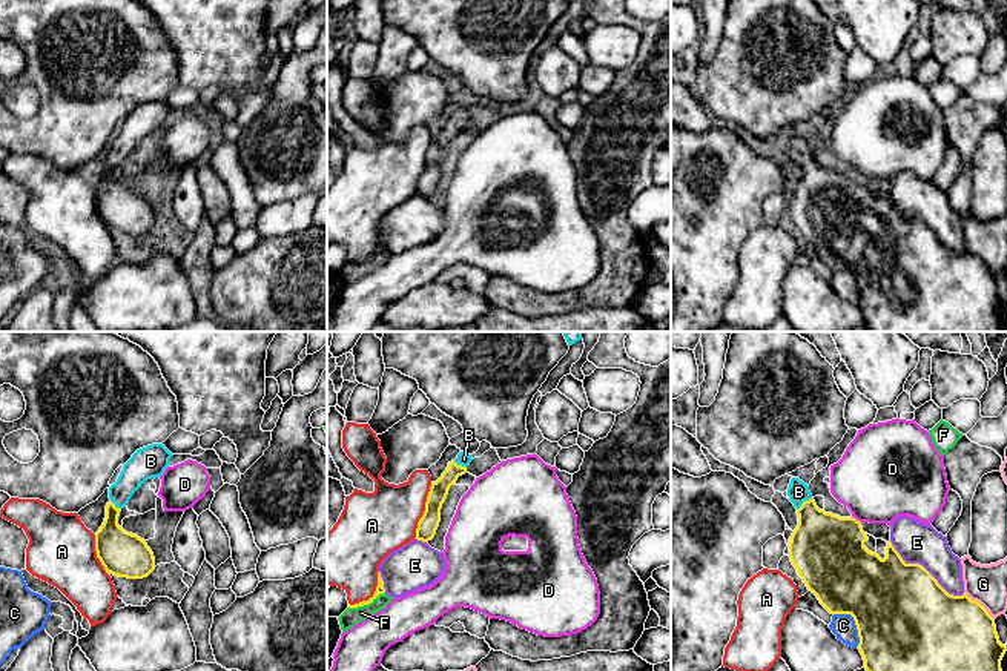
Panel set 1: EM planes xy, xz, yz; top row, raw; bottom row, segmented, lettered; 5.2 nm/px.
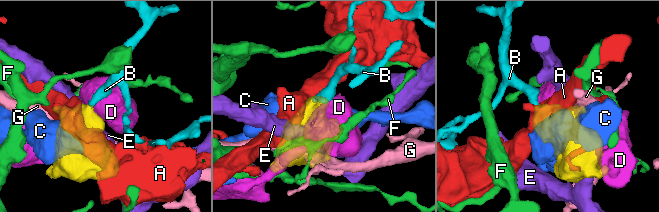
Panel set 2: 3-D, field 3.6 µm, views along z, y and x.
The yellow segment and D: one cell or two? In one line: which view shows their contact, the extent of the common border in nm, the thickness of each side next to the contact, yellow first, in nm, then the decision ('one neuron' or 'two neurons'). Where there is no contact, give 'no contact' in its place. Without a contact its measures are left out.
yz | 60 nm | 380/440 nm | two neurons

